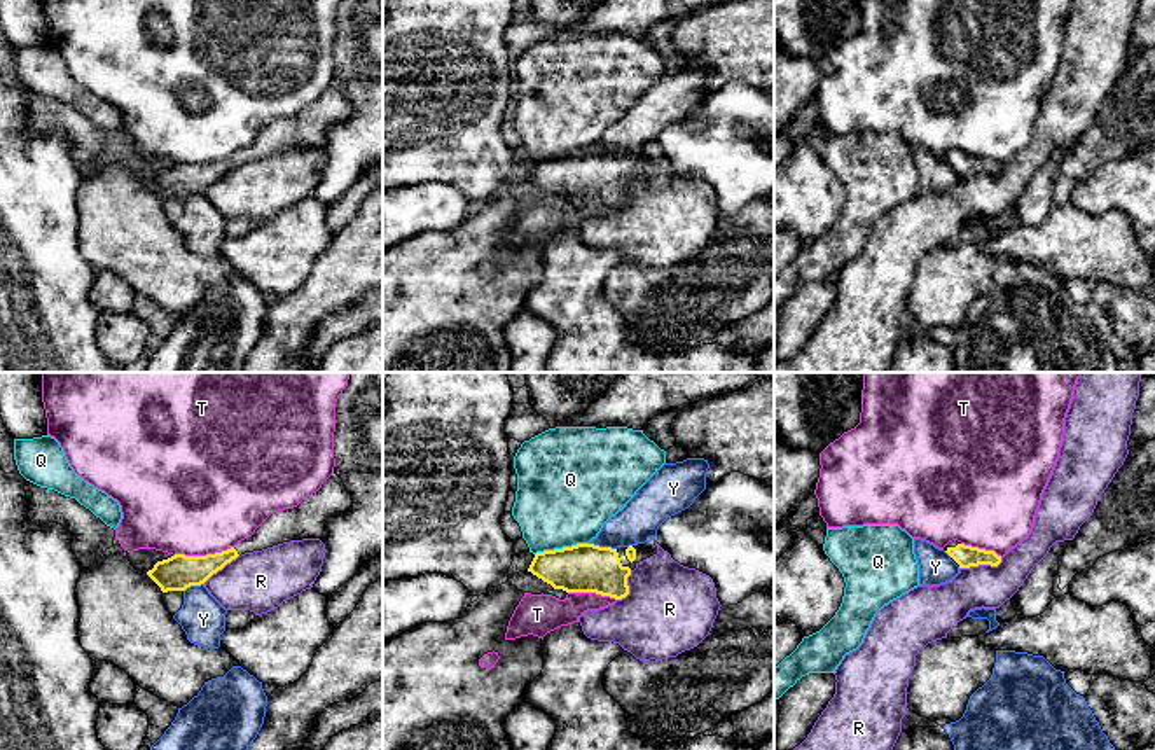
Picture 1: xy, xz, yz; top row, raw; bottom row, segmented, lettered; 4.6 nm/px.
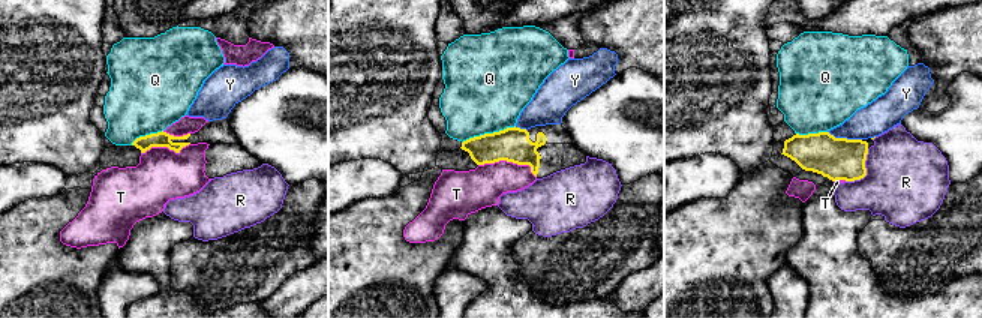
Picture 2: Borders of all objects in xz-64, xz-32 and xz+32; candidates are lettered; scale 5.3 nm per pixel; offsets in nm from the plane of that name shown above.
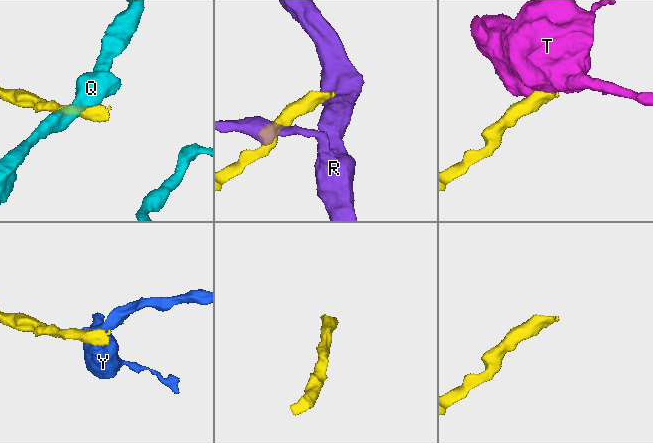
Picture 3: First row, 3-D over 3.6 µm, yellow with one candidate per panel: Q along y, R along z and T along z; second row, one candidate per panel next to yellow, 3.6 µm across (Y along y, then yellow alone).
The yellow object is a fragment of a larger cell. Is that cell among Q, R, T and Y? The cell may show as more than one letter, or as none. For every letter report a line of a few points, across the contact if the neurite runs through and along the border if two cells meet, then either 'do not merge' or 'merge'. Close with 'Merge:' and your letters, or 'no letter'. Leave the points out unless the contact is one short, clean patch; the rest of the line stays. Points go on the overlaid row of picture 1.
Q: line xz (587, 542), (544, 549), (535, 555); do not merge
R: line yz (1002, 558), (996, 565), (960, 569); do not merge
T: line xy (233, 546), (205, 555), (173, 556); do not merge
Y: do not merge
Merge: no letter

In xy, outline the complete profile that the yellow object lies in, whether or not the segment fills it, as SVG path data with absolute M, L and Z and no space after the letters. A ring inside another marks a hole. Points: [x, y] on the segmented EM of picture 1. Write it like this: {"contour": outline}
{"contour": "M332 474L316 493L294 509L273 512L252 537L238 542L234 547L206 556L175 554L157 561L147 575L163 593L201 586L245 552L262 551L290 540L322 538L325 523L351 505L353 500L342 479Z"}

